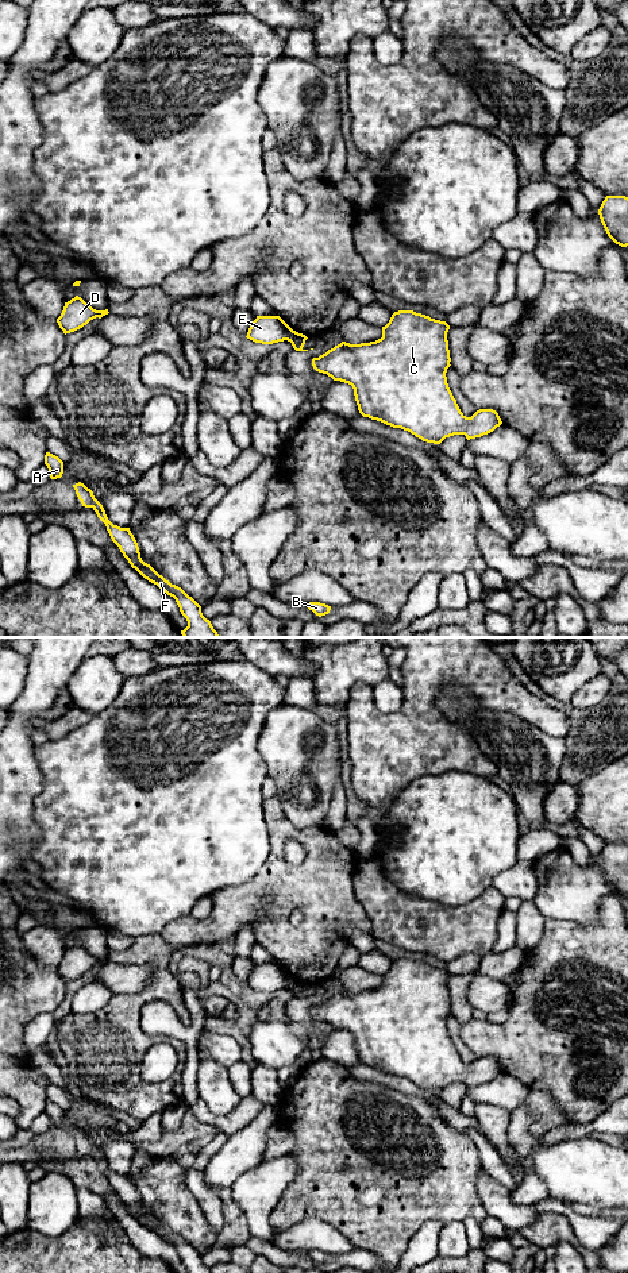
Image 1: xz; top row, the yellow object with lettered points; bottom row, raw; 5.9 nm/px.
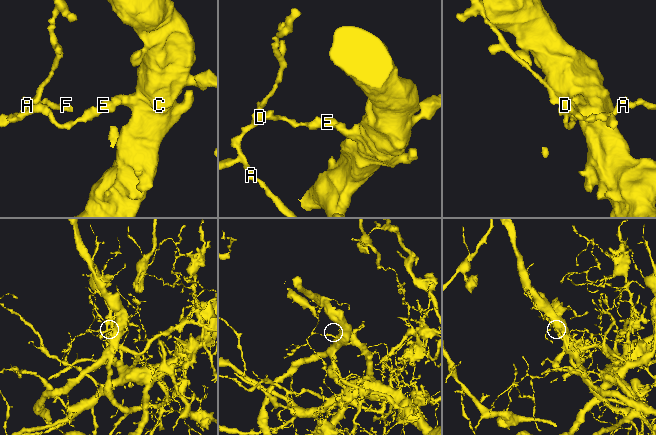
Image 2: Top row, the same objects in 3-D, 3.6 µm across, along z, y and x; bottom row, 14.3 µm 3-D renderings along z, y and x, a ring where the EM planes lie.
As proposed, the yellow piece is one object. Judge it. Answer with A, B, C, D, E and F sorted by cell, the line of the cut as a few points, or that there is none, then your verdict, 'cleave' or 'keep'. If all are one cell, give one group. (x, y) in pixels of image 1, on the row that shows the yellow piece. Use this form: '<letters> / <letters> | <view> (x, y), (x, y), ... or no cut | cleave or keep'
A D E F / B C | xz (292, 330), (286, 339) | cleave

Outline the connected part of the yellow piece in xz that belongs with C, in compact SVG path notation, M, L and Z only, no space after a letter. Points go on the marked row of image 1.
M413 310L394 312L389 323L382 327L382 337L361 344L342 342L319 358L312 359L316 371L327 374L334 381L348 383L354 389L358 410L363 417L381 421L393 428L401 428L427 443L440 444L446 437L465 435L467 440L493 432L502 424L493 409L479 409L471 417L466 417L454 398L447 383L447 369L451 366L446 321Z

